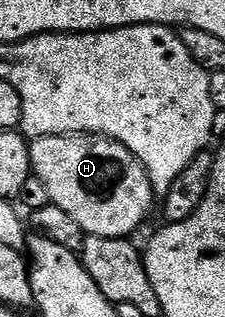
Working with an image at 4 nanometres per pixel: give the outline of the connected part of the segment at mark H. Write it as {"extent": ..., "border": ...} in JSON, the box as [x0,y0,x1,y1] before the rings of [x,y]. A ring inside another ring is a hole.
{"extent":[30,135,157,239],"border":[[[42,135],[40,139],[30,140],[31,170],[34,178],[40,179],[49,189],[51,202],[57,209],[65,209],[73,221],[90,237],[109,237],[125,239],[134,236],[134,231],[147,219],[151,205],[156,204],[157,193],[149,181],[147,170],[141,161],[125,145],[107,139],[103,135]]]}

